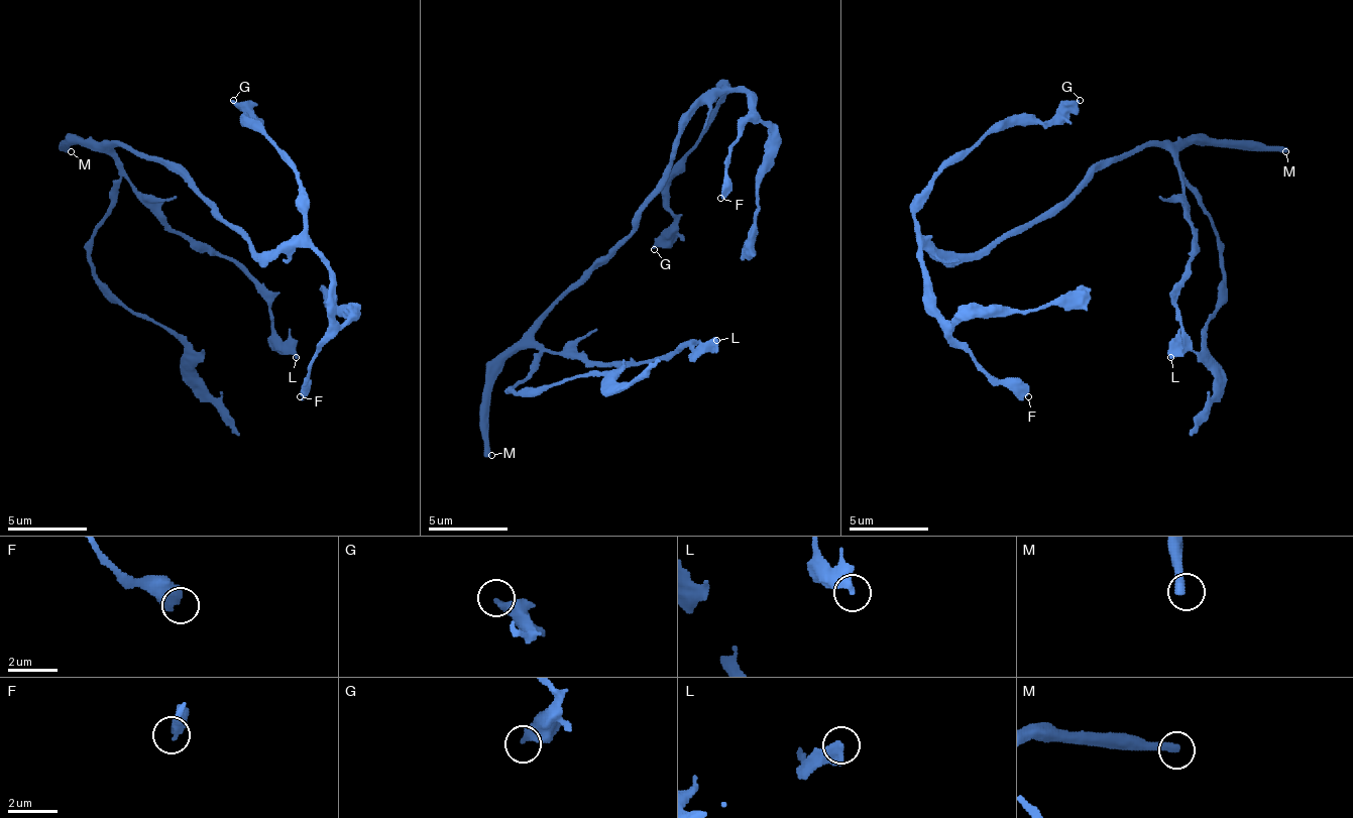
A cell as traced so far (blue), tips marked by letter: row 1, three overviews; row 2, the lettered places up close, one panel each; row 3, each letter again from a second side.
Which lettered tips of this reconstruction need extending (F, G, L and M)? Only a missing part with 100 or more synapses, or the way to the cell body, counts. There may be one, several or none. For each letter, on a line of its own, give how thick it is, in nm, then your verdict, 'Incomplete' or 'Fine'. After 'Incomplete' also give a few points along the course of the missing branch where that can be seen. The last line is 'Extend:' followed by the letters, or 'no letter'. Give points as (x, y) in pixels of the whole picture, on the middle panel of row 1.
F: Thickness 480 nm. Fine
G: Thickness 360 nm. Fine
L: Thickness 600 nm. Fine
M: Thickness 360 nm. Incomplete
Extend: M

